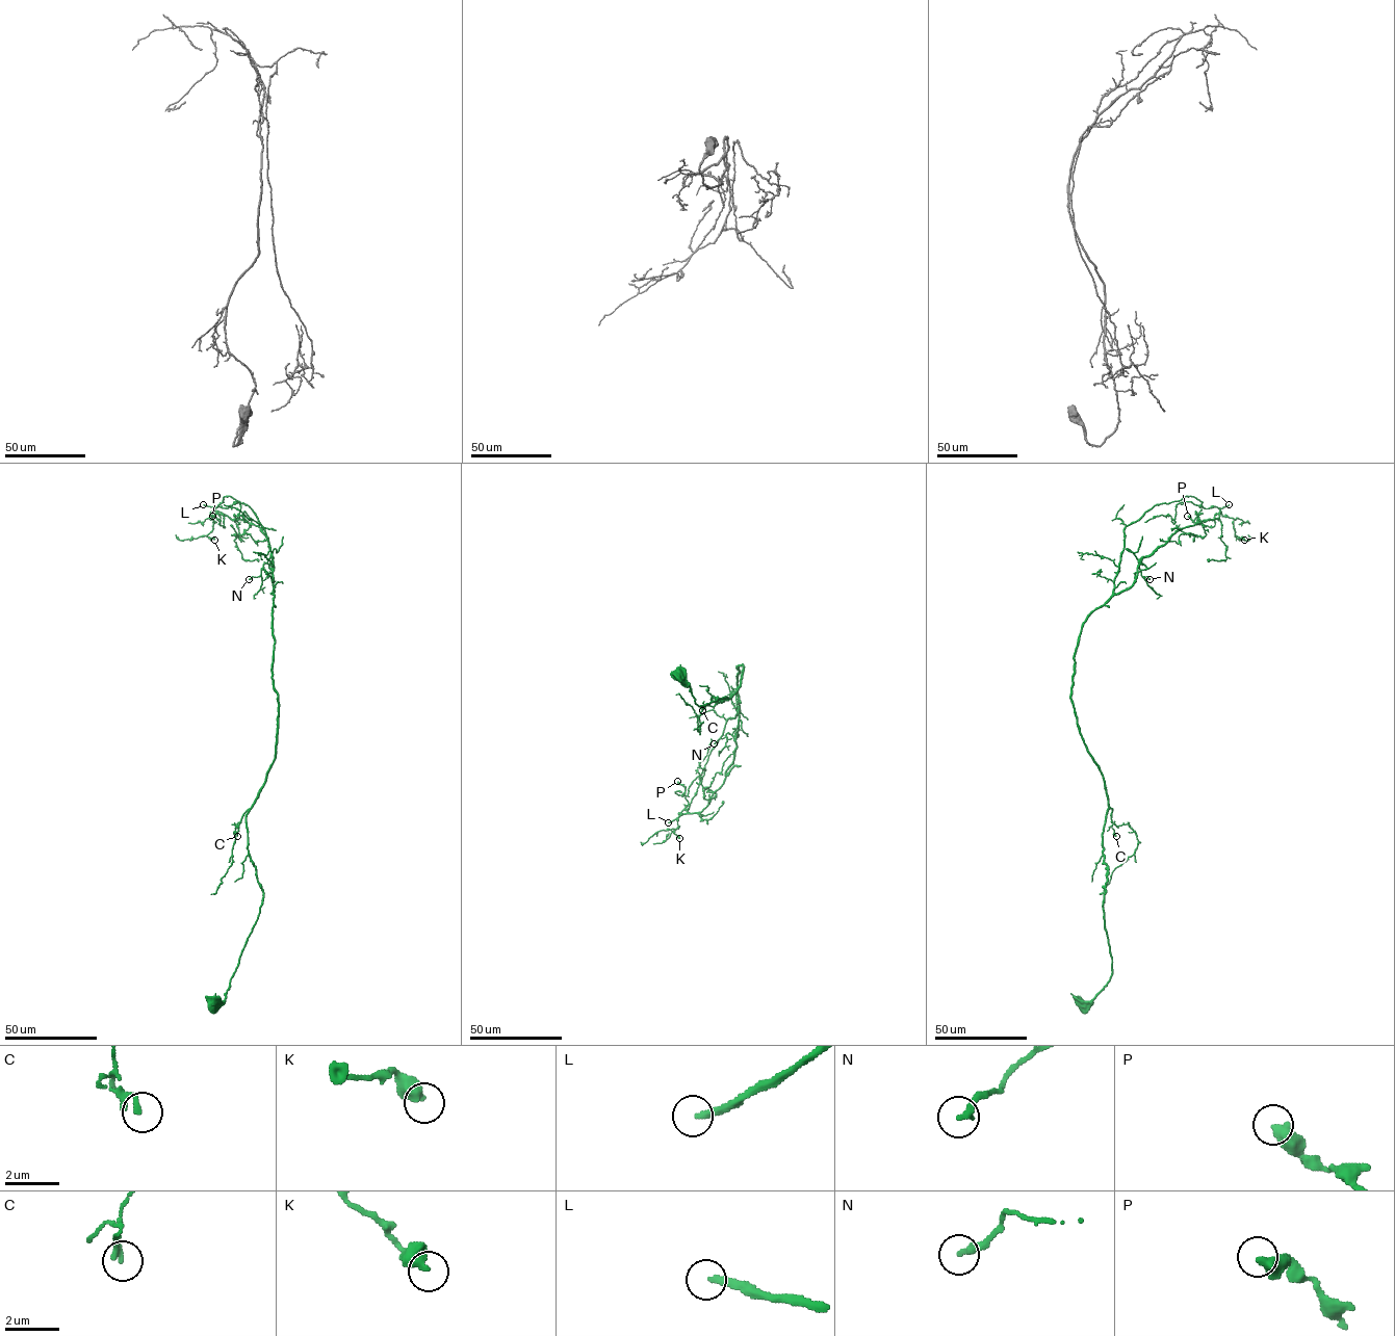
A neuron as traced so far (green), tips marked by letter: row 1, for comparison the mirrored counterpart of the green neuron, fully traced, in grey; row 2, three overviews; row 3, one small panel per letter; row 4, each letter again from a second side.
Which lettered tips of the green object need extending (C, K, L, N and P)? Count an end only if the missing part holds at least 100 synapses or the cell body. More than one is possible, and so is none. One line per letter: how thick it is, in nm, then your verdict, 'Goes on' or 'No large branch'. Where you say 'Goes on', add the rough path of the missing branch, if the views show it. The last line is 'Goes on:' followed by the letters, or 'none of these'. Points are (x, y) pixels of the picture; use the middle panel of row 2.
C: Thickness 110 nm. No large branch
K: Thickness 480 nm. No large branch
L: Thickness 240 nm. No large branch
N: Thickness 240 nm. No large branch
P: Thickness 500 nm. No large branch
Goes on: none of these

